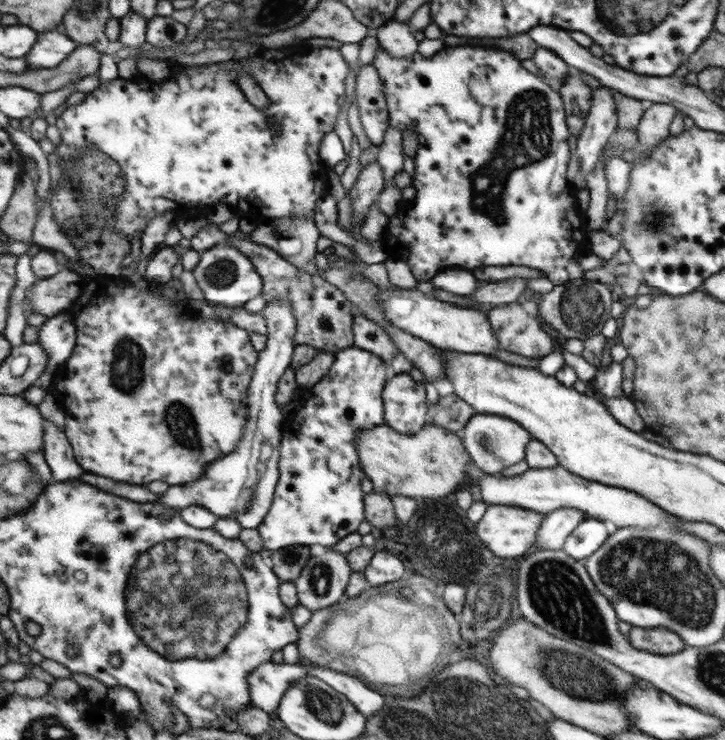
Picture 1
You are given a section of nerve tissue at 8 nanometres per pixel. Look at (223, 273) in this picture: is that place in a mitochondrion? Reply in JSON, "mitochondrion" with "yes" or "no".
{"mitochondrion":"yes"}

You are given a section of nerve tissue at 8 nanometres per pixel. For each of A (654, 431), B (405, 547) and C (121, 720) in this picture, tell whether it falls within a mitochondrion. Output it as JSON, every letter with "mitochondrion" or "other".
{"A":"other","B":"other","C":"other"}

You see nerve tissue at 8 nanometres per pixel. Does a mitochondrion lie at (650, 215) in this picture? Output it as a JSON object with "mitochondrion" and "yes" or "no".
{"mitochondrion":"yes"}

